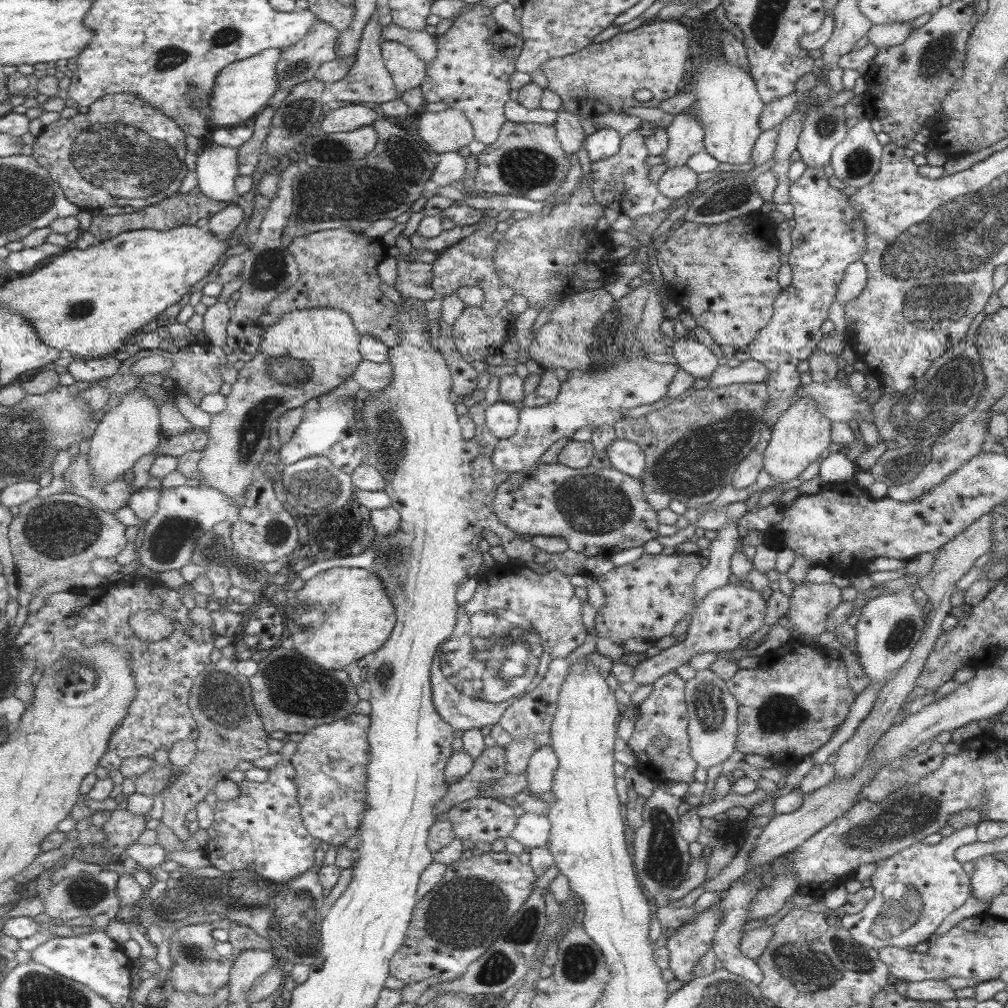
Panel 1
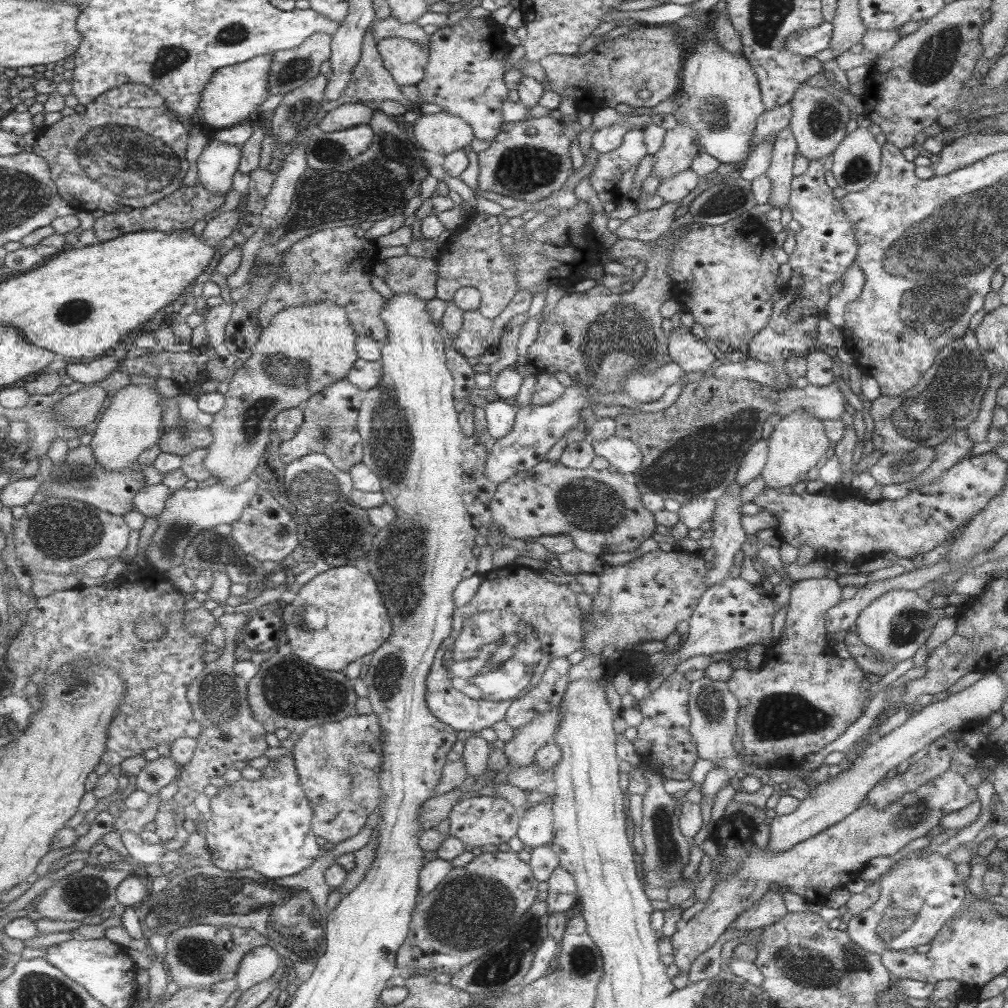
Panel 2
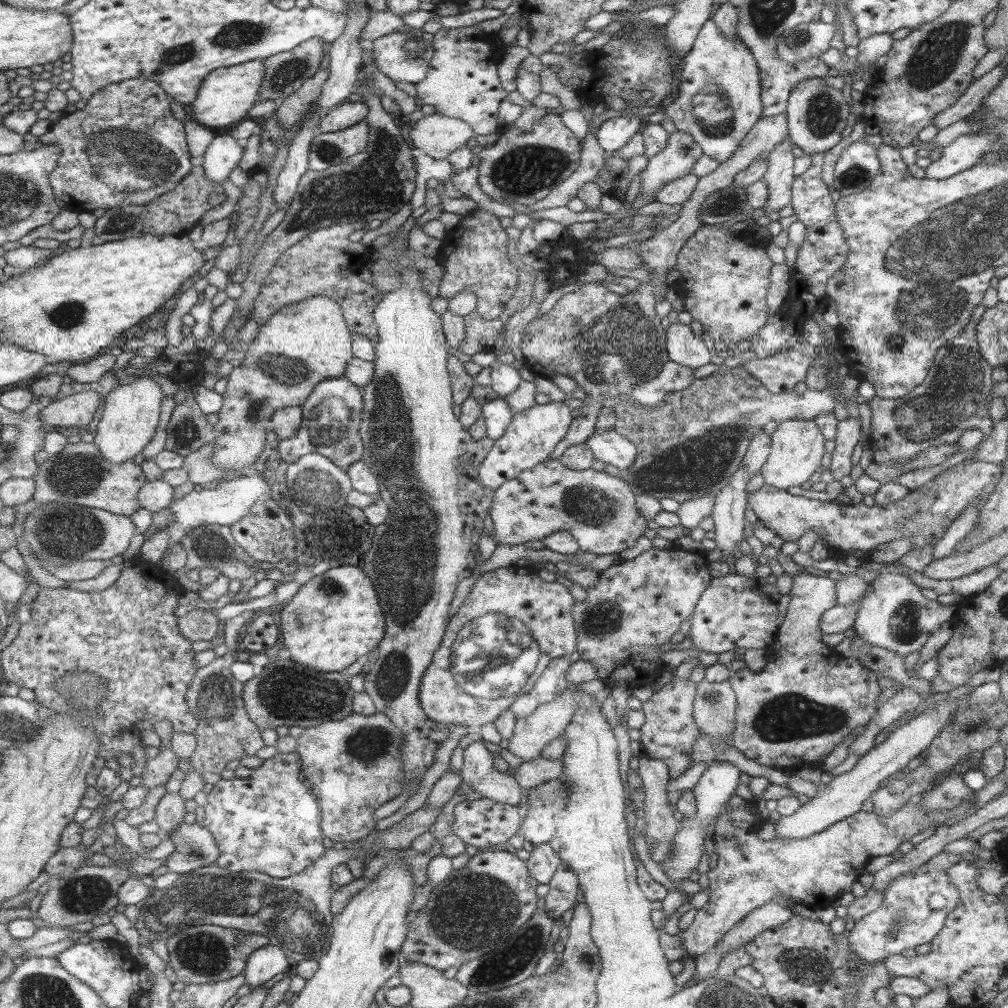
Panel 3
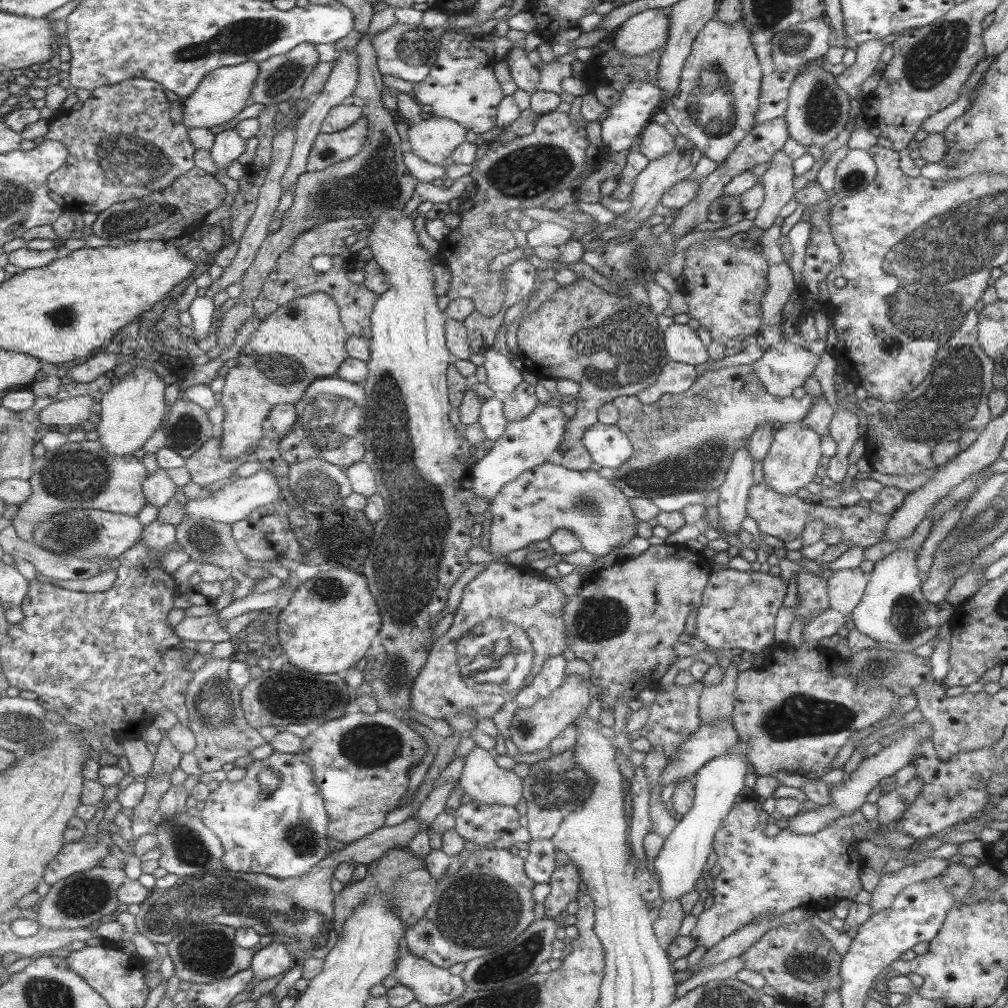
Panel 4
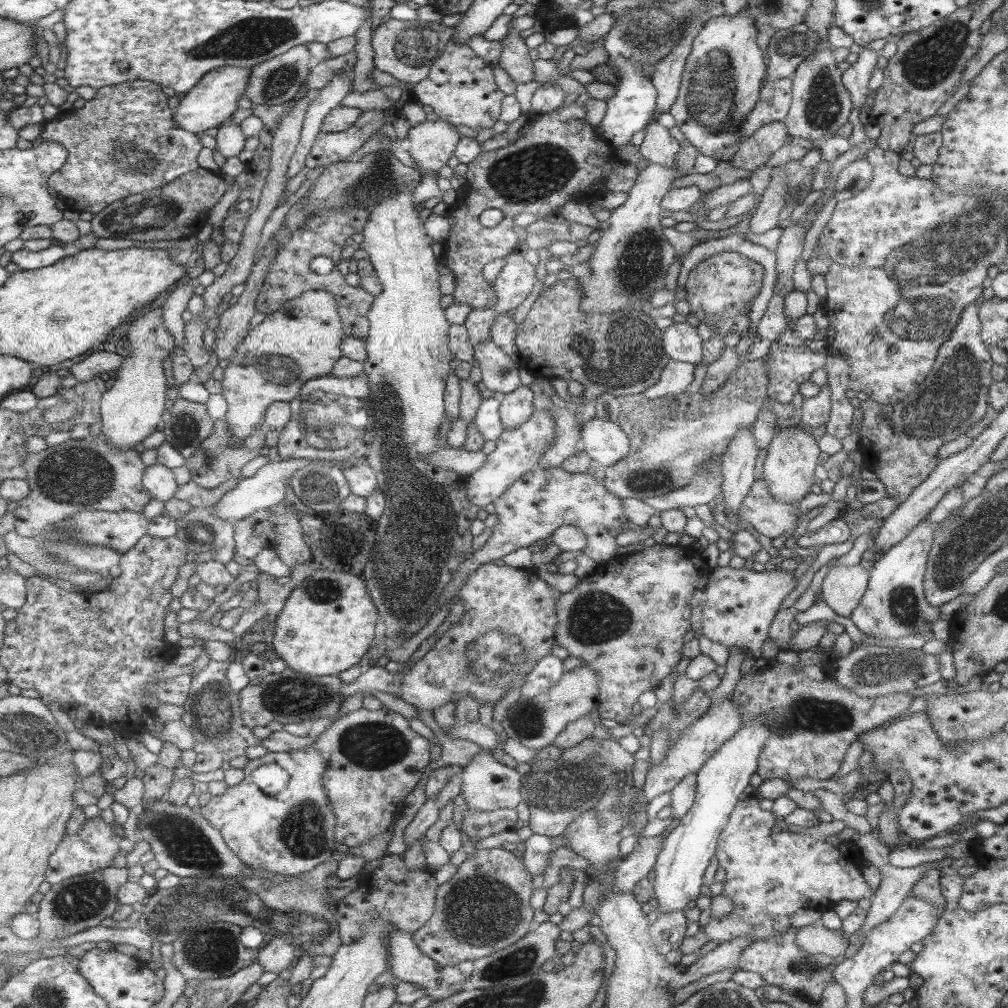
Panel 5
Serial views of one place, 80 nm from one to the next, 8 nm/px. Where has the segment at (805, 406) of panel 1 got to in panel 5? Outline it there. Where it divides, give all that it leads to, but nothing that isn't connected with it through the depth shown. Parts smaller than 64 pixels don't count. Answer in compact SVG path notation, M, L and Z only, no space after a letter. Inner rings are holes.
M787 427L775 435L766 451L761 478L765 481L773 500L797 504L805 494L813 492L813 484L819 483L817 464L821 464L821 440L817 442L810 432L803 432L797 427Z

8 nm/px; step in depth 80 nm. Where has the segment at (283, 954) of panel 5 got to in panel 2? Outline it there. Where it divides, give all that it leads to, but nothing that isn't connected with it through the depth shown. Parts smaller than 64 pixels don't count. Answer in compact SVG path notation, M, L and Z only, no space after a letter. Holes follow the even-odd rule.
M275 945L260 946L243 959L235 978L239 981L238 990L244 993L260 982L269 980L279 968L286 966L284 956L277 952Z

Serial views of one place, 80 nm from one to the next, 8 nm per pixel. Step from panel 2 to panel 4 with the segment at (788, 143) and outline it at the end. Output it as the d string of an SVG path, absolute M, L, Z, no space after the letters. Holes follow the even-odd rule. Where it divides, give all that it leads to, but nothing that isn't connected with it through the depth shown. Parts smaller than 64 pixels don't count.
M782 150L769 161L768 167L759 170L763 186L763 202L753 218L753 227L768 230L779 215L779 210L790 200L793 193L792 161L783 154Z

